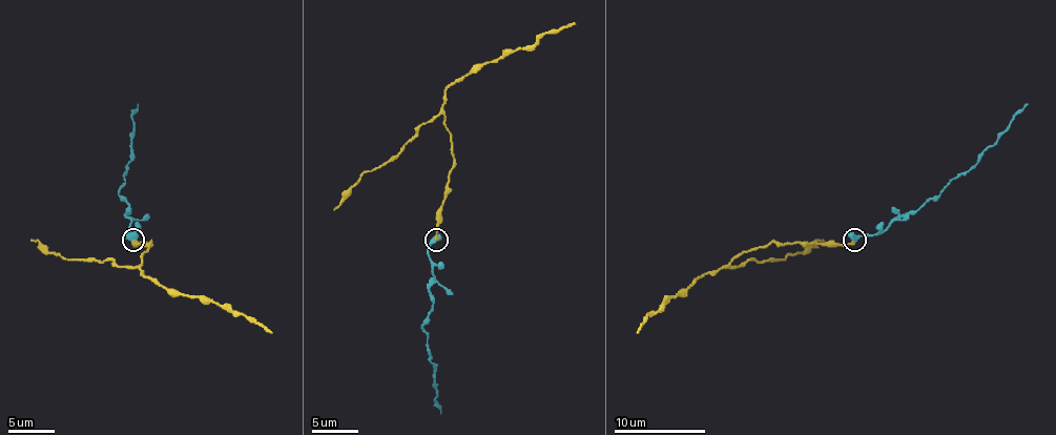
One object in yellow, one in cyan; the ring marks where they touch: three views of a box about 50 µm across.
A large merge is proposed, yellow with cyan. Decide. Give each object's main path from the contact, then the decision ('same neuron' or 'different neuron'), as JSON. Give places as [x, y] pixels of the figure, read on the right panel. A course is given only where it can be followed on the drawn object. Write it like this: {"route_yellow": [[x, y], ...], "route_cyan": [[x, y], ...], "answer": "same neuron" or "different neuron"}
{"route_yellow": [[854, 241], [767, 244], [736, 255], [724, 266], [705, 273], [647, 314], [639, 333]], "route_cyan": [[854, 239], [873, 236], [896, 219], [916, 211], [951, 181], [965, 174], [1027, 103]], "answer": "same neuron"}

